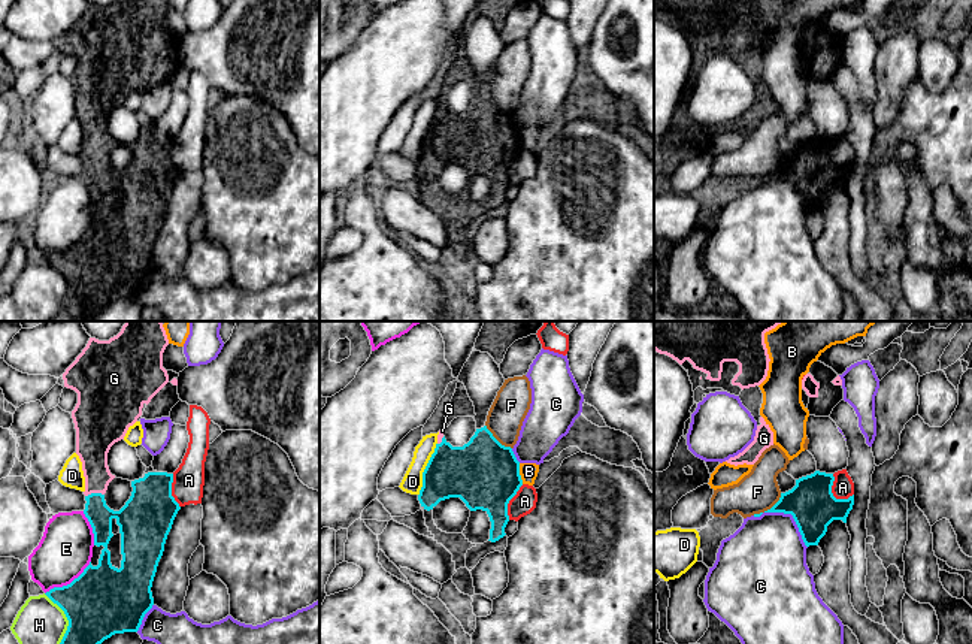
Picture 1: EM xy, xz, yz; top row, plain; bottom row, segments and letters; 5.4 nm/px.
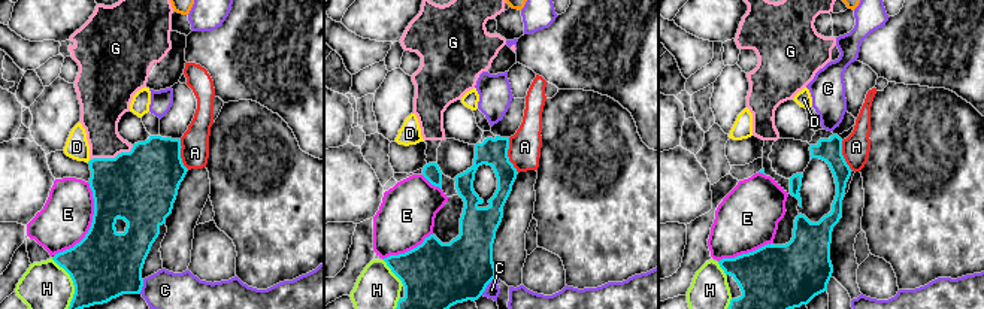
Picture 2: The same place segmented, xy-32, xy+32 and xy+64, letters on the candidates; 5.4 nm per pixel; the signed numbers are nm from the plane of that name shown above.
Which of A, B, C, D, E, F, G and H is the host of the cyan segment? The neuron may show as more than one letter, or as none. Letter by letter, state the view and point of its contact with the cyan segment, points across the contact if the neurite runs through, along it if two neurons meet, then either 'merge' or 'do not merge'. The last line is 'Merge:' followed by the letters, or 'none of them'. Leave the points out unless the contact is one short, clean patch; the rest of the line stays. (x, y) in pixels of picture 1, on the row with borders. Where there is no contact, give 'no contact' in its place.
A: contact yz (832, 493); border yz (832, 474), (832, 493), (836, 498), (851, 496); do not merge
B: contact xz (518, 474); border xz (518, 463), (523, 483); do not merge
C: contact yz (789, 513); do not merge
D: contact xz (424, 469); do not merge
E: contact xy (70, 583); do not merge
F: contact yz (768, 510); border yz (781, 493), (769, 508), (753, 514); do not merge
G: contact xy (94, 493); merge
H: contact xy (66, 616); do not merge
Merge: G

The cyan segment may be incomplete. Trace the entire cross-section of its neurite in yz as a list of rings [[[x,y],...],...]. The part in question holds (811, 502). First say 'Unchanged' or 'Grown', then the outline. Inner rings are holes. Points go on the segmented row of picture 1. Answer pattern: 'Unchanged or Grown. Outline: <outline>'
Unchanged. Outline: [[[815,471],[796,480],[796,486],[781,493],[779,501],[764,513],[791,514],[806,547],[818,545],[833,520],[847,523],[854,505],[854,495],[836,499],[832,493],[835,477]]]

